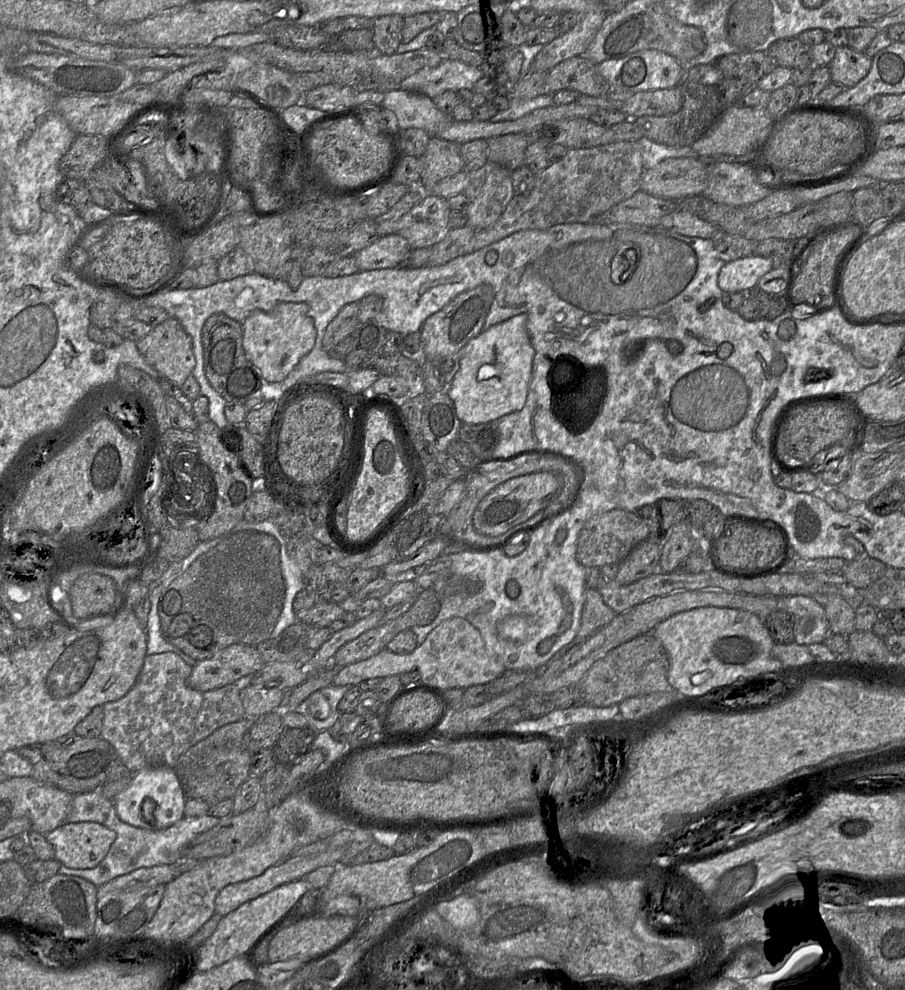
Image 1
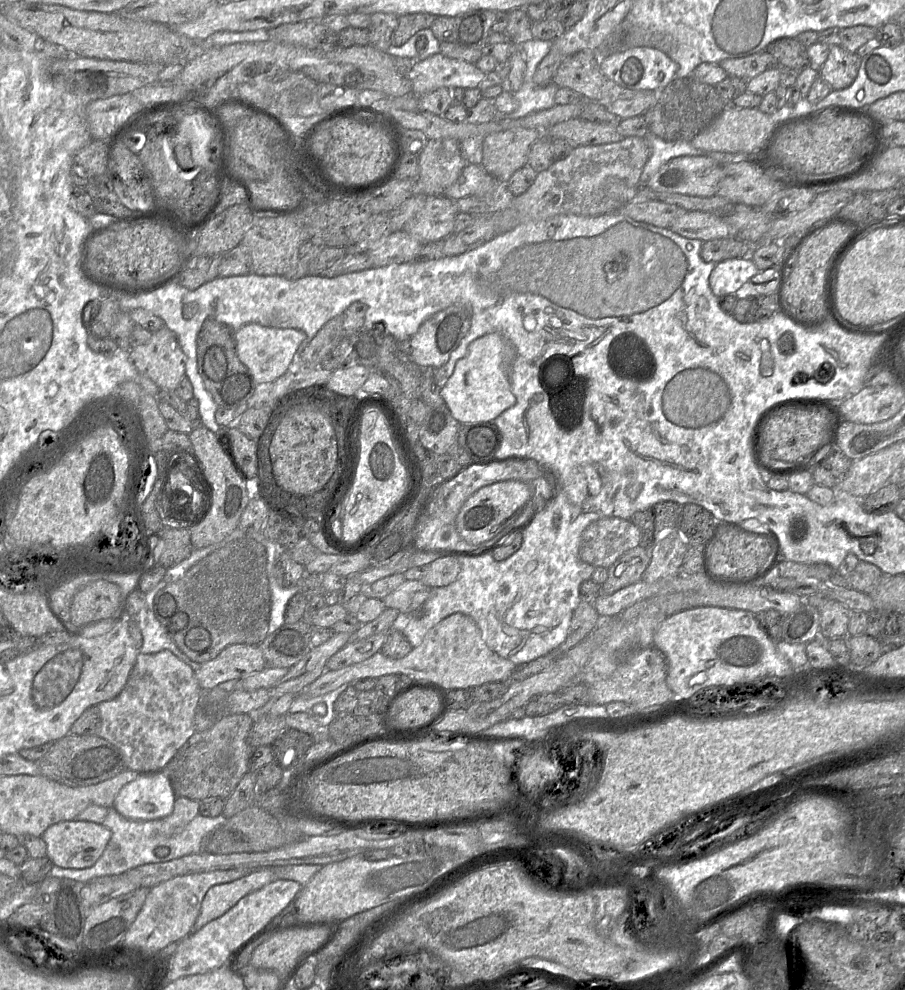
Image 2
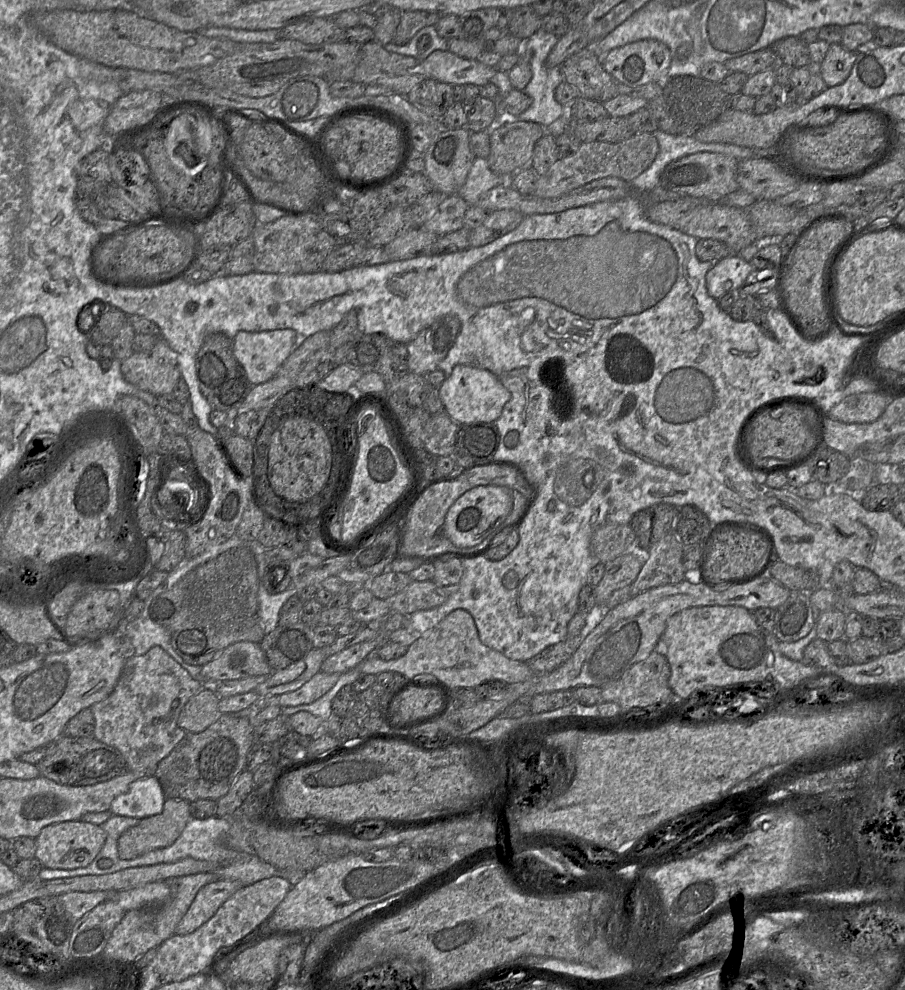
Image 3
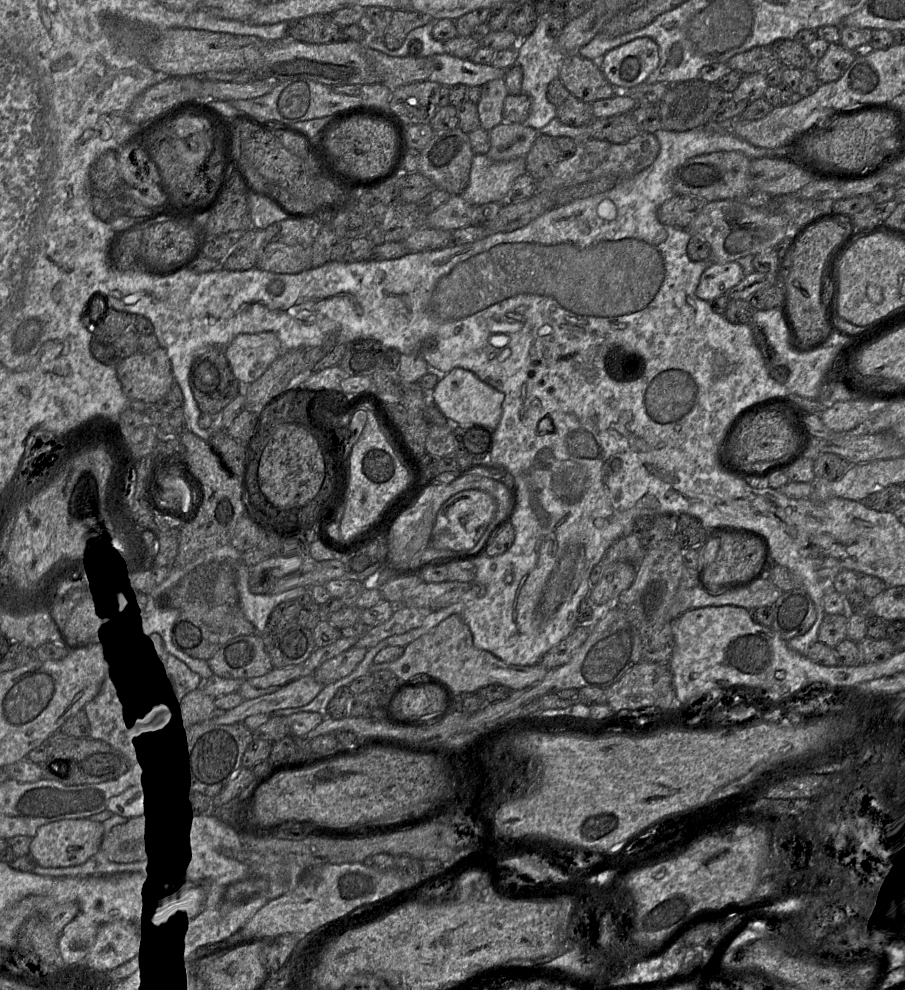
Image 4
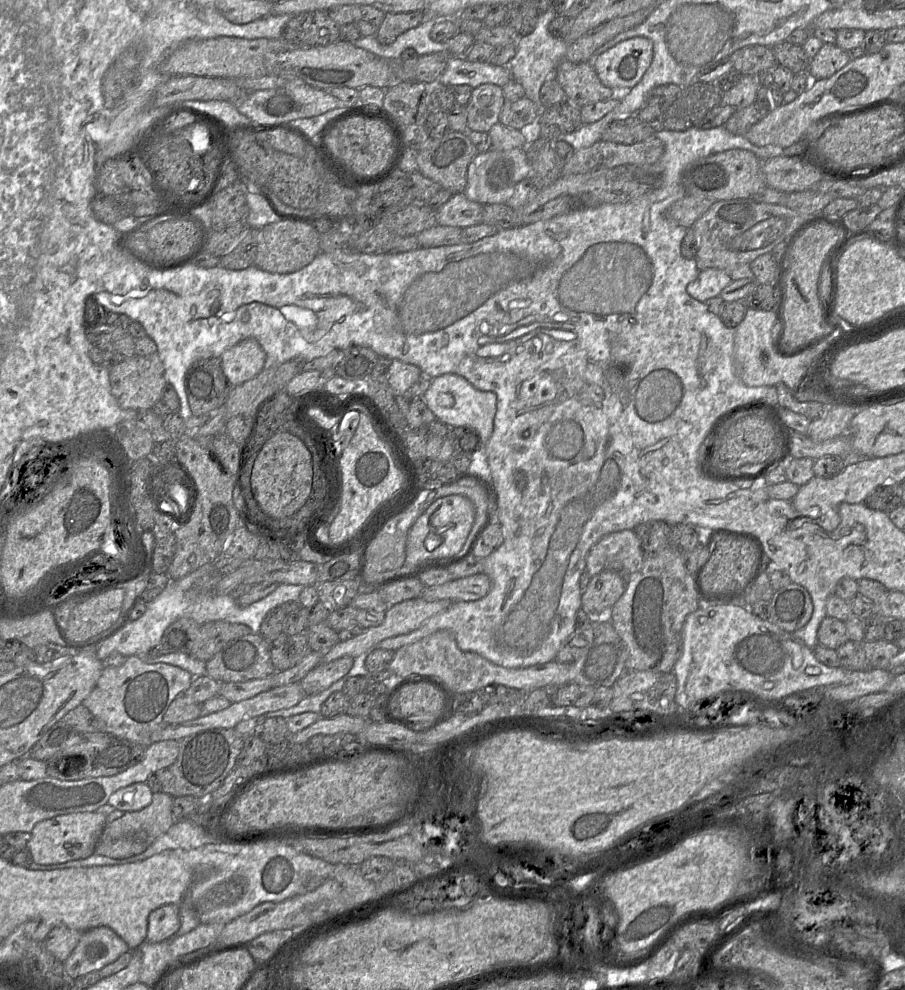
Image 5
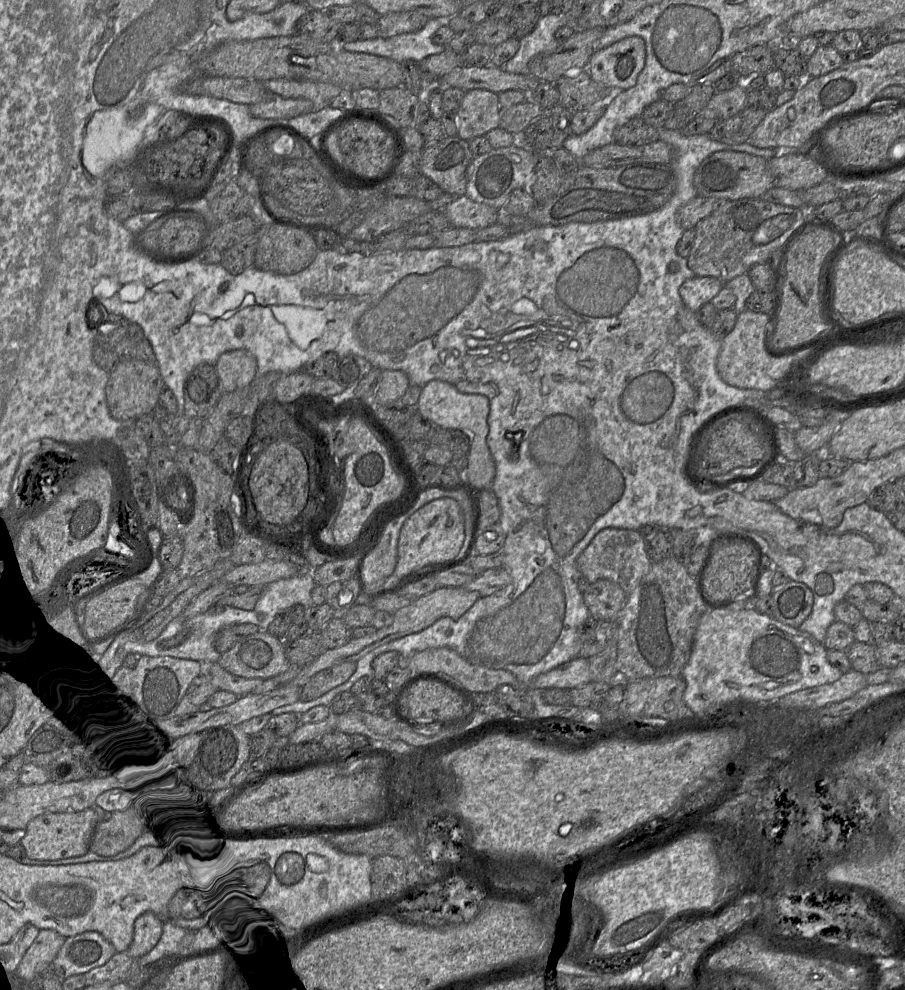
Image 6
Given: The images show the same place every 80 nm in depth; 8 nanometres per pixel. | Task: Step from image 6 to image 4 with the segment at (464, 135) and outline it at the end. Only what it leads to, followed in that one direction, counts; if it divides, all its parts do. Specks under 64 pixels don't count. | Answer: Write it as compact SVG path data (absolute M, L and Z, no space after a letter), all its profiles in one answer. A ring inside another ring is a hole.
M504 78L488 82L481 87L481 97L477 102L477 110L480 121L480 128L490 131L495 126L503 122L504 100L509 95Z

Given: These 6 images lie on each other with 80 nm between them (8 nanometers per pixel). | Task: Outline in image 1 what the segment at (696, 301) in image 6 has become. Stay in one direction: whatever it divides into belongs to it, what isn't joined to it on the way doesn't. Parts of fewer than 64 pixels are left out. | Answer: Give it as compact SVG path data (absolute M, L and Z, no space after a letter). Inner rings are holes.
M752 254L725 263L718 275L718 285L725 293L751 291L759 279L773 268L771 258Z

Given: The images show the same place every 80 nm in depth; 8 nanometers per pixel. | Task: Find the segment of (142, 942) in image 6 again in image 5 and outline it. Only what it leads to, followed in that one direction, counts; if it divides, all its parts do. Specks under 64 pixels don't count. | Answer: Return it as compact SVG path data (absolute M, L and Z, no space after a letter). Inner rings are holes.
M174 904L161 906L148 916L146 941L162 942L173 936L180 927L179 908Z

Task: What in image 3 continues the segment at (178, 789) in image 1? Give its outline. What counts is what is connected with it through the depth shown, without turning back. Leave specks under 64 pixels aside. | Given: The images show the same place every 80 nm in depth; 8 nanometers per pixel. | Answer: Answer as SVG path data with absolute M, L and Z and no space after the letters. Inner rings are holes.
M141 776L111 803L111 815L146 818L162 812L166 797L159 780L153 776Z

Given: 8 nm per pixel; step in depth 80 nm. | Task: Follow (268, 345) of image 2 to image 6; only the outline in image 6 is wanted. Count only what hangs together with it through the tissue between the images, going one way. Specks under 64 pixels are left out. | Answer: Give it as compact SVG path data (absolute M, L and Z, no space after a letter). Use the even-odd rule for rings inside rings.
M233 349L222 353L215 362L221 393L247 387L257 376L255 356L246 349Z

